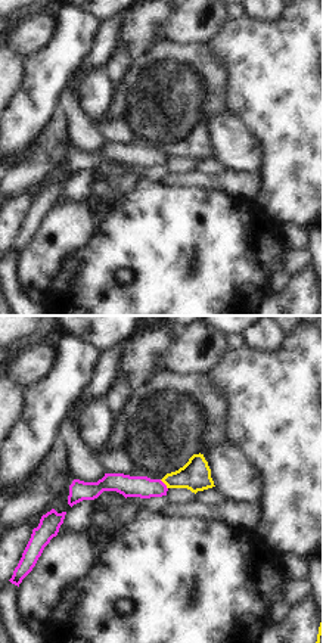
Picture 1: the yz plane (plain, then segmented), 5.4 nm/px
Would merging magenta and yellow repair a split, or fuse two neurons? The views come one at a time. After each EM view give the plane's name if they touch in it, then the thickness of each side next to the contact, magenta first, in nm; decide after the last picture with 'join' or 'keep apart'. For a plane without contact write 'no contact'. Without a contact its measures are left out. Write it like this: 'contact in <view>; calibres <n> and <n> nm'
contact in yz; calibres 120 and 170 nm

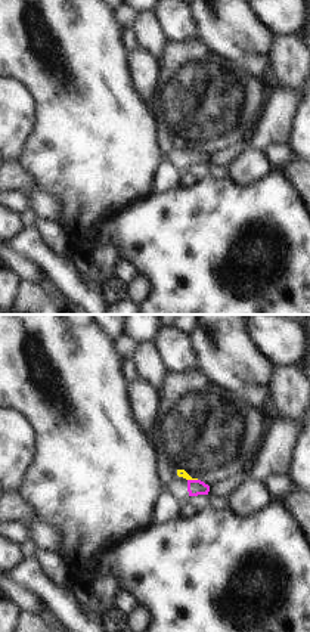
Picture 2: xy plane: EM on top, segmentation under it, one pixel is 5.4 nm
contact in xy; calibres 90 and 50 nm

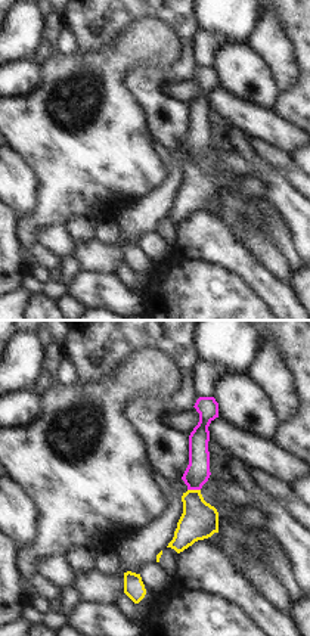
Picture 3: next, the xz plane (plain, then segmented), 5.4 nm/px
contact in xz; calibres 140 and 200 nm

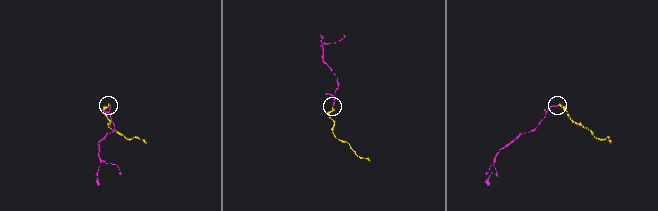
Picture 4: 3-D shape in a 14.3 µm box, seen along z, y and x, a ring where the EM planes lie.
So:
keep apart

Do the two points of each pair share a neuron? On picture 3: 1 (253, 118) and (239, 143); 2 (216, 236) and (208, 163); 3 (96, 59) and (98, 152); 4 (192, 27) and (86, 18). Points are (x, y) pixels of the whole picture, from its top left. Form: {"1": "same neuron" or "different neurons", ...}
{"1": "different neurons", "2": "different neurons", "3": "same neuron", "4": "same neuron"}

